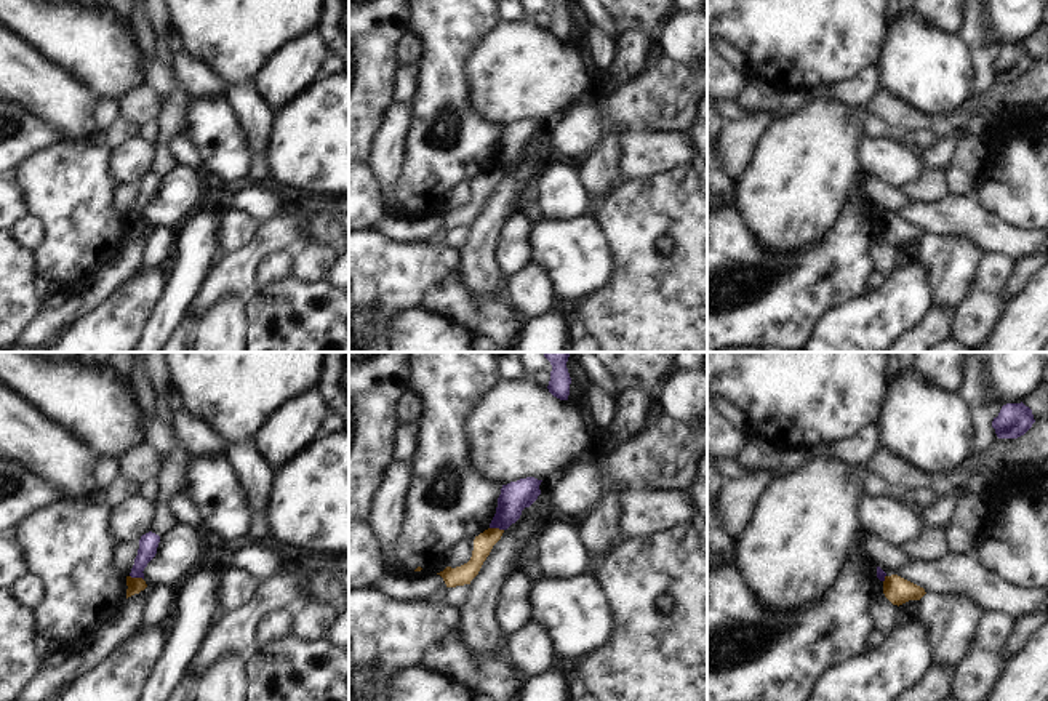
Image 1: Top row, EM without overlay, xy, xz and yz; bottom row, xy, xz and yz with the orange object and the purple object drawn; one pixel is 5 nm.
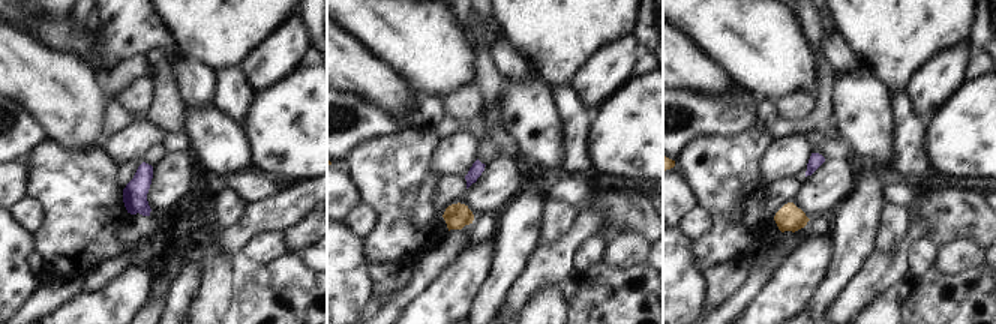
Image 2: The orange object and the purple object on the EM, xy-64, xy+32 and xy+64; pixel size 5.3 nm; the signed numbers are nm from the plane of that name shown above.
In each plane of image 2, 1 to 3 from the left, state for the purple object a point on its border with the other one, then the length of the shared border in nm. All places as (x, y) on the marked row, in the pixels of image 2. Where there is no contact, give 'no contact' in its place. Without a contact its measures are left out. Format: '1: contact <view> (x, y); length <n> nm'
1: no contact
2: no contact
3: no contact

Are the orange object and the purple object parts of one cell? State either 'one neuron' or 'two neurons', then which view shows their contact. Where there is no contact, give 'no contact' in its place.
two neurons | xy

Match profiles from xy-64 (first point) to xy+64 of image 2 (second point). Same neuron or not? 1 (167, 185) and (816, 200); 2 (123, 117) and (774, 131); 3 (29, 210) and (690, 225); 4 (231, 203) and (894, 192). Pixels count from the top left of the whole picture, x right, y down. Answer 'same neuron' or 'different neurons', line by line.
1: same neuron
2: same neuron
3: same neuron
4: different neurons

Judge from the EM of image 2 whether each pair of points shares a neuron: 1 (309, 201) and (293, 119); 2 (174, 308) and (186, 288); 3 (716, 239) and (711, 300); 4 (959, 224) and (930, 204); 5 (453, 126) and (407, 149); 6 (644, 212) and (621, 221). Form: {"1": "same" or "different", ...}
{"1": "different", "2": "same", "3": "different", "4": "same", "5": "different", "6": "same"}

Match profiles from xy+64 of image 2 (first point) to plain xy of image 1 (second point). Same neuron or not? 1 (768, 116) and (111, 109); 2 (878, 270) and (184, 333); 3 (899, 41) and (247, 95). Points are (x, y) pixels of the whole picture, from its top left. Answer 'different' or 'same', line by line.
1: same
2: different
3: different

